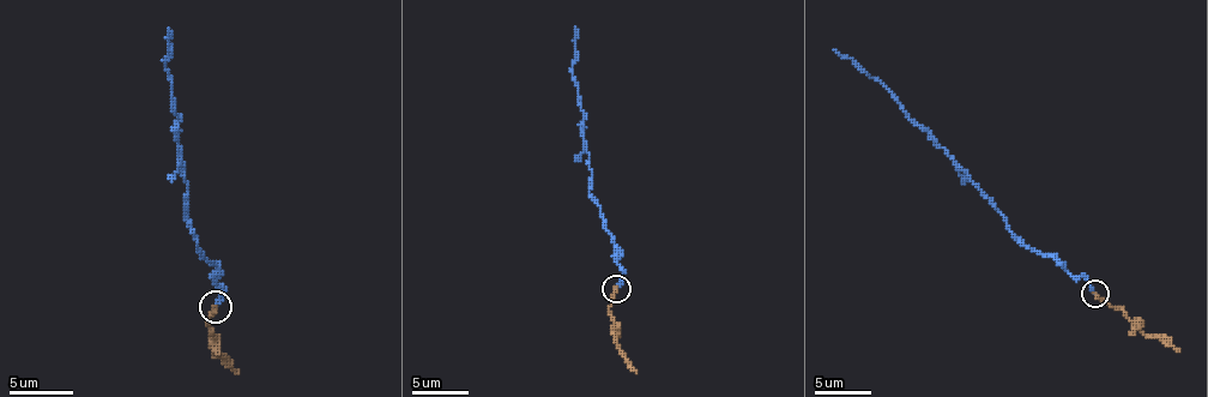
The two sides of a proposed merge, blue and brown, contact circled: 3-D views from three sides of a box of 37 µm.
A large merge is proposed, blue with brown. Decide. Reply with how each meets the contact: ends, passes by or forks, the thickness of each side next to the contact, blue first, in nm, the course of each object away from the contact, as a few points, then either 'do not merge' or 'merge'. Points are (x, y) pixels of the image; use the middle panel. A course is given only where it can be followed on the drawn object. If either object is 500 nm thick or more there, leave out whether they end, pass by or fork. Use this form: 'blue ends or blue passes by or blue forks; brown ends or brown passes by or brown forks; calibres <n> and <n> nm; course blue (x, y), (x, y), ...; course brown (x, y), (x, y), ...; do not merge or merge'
blue ends; brown ends; calibres 180 and 220 nm; course blue (617, 287), (622, 275), (617, 247), (589, 188), (592, 169), (572, 74), (575, 26); course brown (617, 289), (609, 312), (614, 337), (620, 354), (636, 373); do not merge

